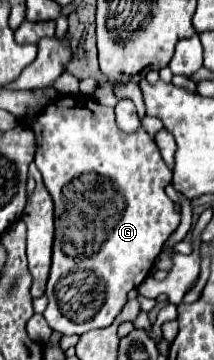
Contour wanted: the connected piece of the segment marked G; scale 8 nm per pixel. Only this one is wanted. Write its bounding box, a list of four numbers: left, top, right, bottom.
[27,95,179,335]

